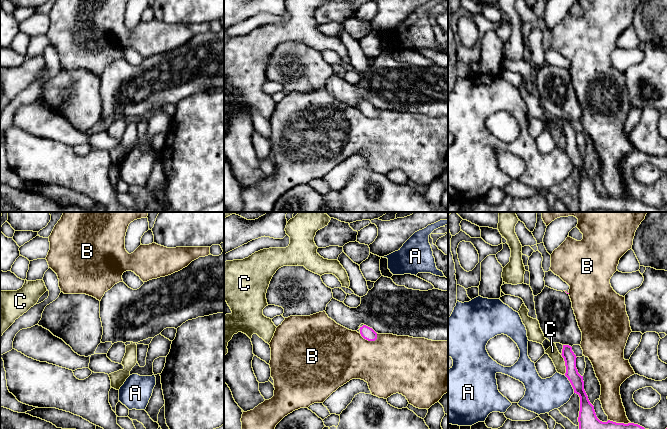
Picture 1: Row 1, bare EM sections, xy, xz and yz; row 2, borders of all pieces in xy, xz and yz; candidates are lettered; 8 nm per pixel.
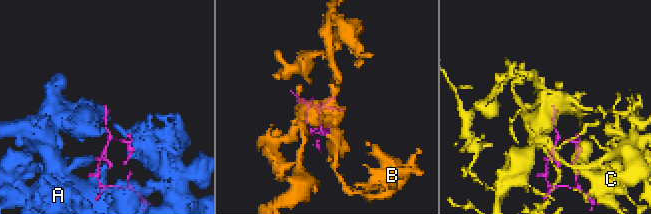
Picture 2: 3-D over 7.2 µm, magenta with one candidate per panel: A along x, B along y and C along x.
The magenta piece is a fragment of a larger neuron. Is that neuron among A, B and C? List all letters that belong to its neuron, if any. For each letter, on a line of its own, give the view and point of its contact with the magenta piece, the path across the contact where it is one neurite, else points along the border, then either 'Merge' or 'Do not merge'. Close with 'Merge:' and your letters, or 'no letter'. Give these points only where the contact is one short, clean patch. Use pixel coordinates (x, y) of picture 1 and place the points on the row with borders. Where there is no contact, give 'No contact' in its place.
A: Touches magenta at yz (571, 384). Do not merge
B: Touches magenta at xz (368, 340). Do not merge
C: Touches magenta at yz (565, 364). Boundary: yz (560, 354), (564, 361), (565, 374). Do not merge
Merge: no letter

